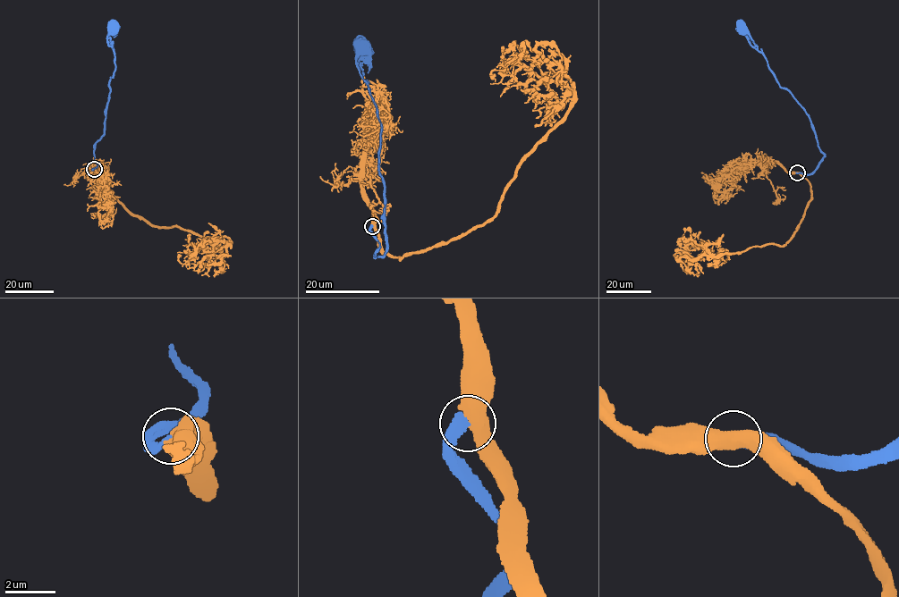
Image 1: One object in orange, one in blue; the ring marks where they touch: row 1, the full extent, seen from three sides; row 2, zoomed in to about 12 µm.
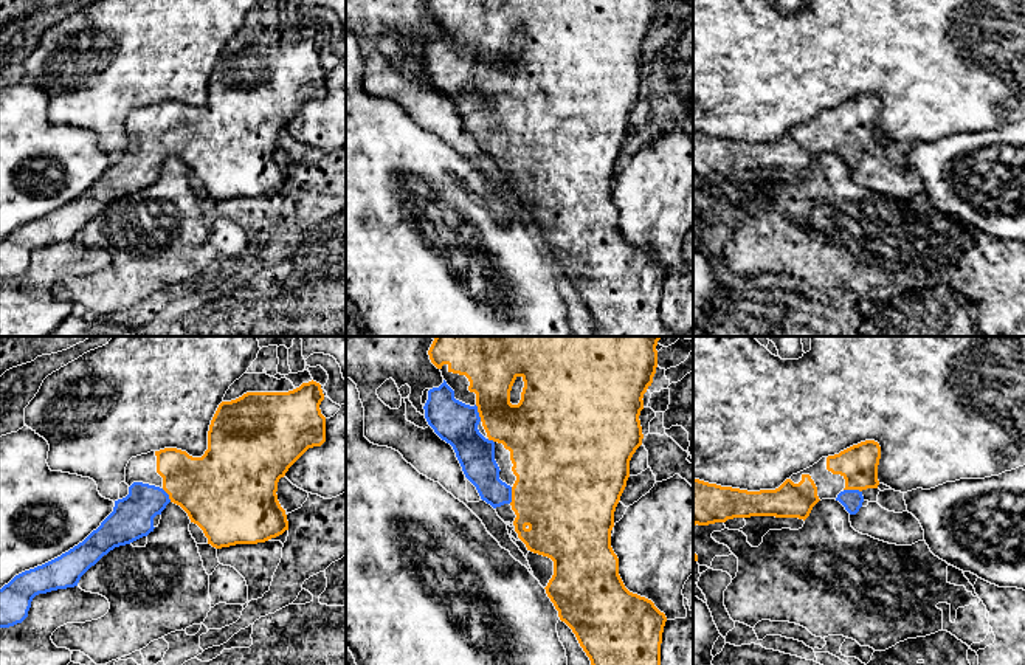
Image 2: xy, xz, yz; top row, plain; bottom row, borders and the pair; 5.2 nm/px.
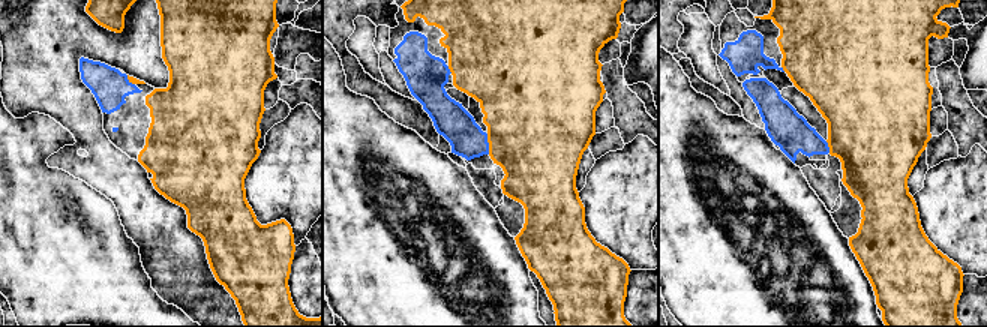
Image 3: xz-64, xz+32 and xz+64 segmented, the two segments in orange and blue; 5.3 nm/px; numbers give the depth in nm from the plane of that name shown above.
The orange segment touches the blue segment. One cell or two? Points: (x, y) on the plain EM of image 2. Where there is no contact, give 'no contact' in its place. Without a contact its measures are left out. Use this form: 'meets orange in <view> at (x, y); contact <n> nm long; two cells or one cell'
meets orange in yz at (853, 141); contact 100 nm long; one cell

